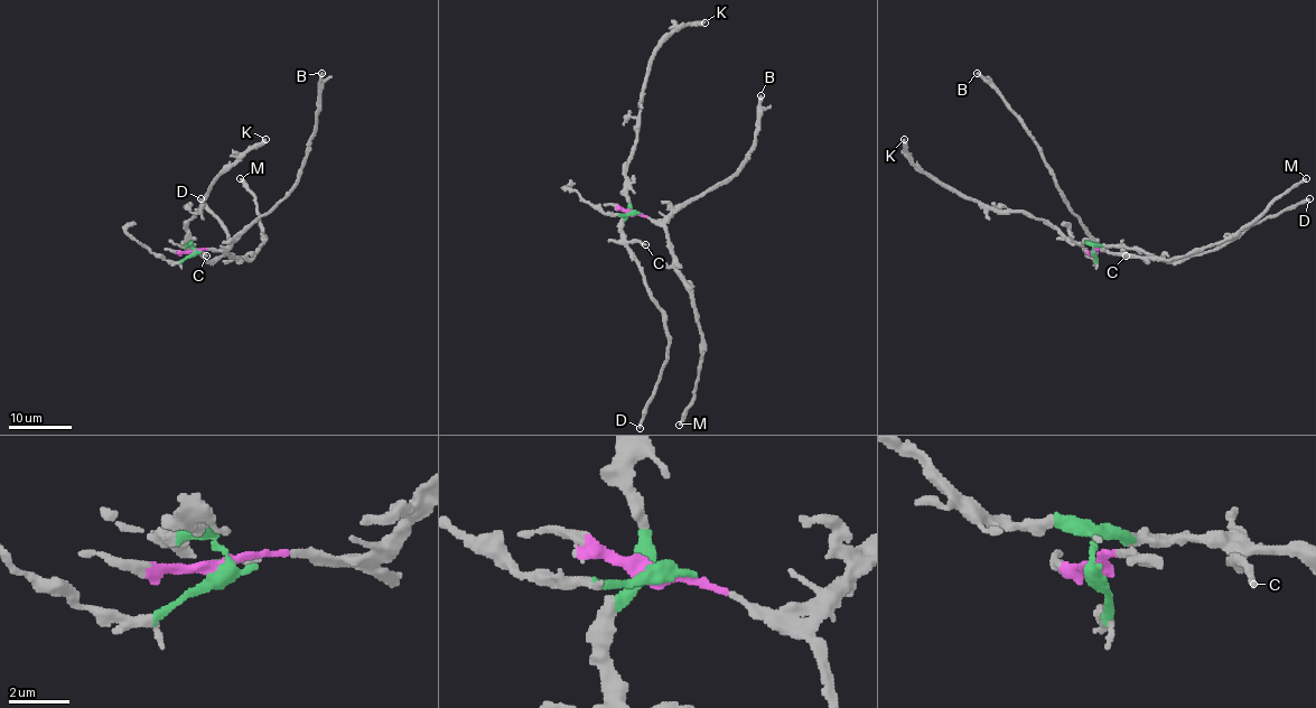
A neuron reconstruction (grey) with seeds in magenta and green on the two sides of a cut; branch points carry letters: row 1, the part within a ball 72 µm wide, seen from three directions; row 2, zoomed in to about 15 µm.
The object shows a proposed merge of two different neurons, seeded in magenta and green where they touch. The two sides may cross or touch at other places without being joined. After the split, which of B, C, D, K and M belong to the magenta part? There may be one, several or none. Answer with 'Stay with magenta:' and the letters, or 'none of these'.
Stay with magenta: B, M

